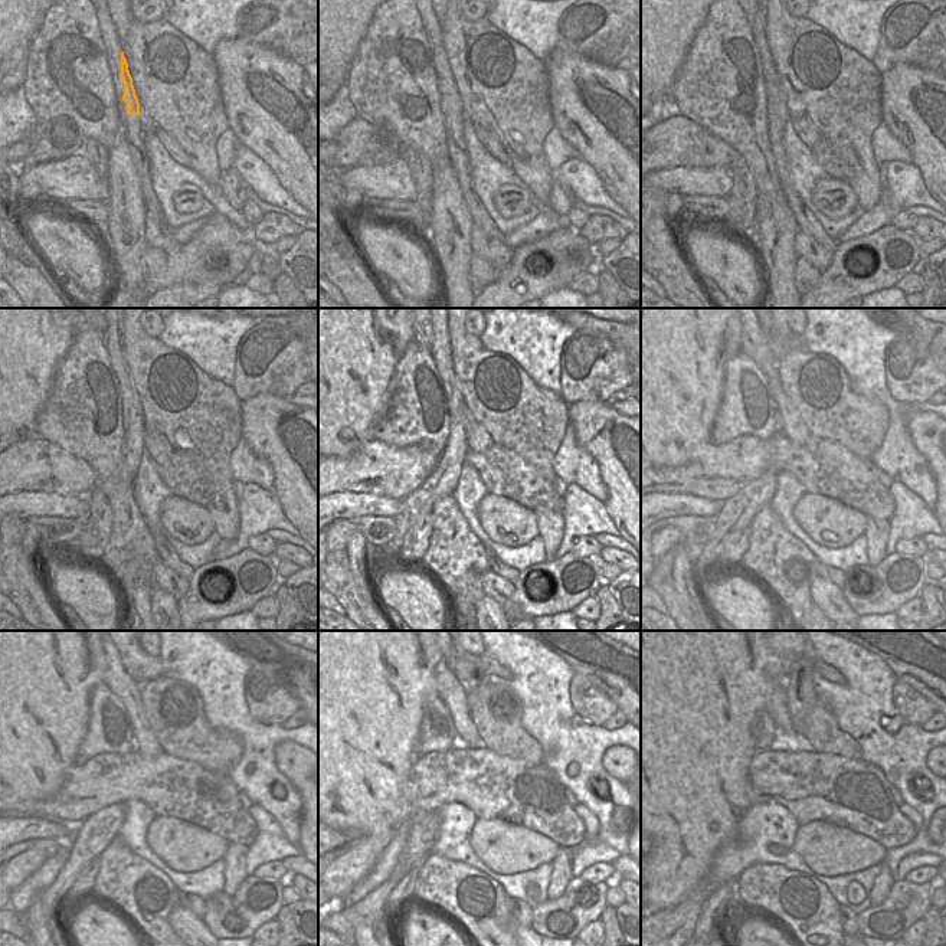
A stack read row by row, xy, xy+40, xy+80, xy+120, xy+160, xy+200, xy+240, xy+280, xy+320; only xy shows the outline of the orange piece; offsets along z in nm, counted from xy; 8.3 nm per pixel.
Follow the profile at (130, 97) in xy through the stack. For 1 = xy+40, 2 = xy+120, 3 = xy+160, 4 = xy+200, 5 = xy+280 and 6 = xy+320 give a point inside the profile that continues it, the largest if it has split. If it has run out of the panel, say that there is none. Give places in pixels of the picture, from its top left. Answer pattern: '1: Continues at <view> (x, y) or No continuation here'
1: Continues at xy+40 (455, 105)
2: Continues at xy+120 (133, 442)
3: Continues at xy+160 (442, 480)
4: Continues at xy+200 (737, 511)
5: Continues at xy+280 (354, 923)
6: Continues at xy+320 (678, 923).

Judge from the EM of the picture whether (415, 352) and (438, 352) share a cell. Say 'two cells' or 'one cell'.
two cells

